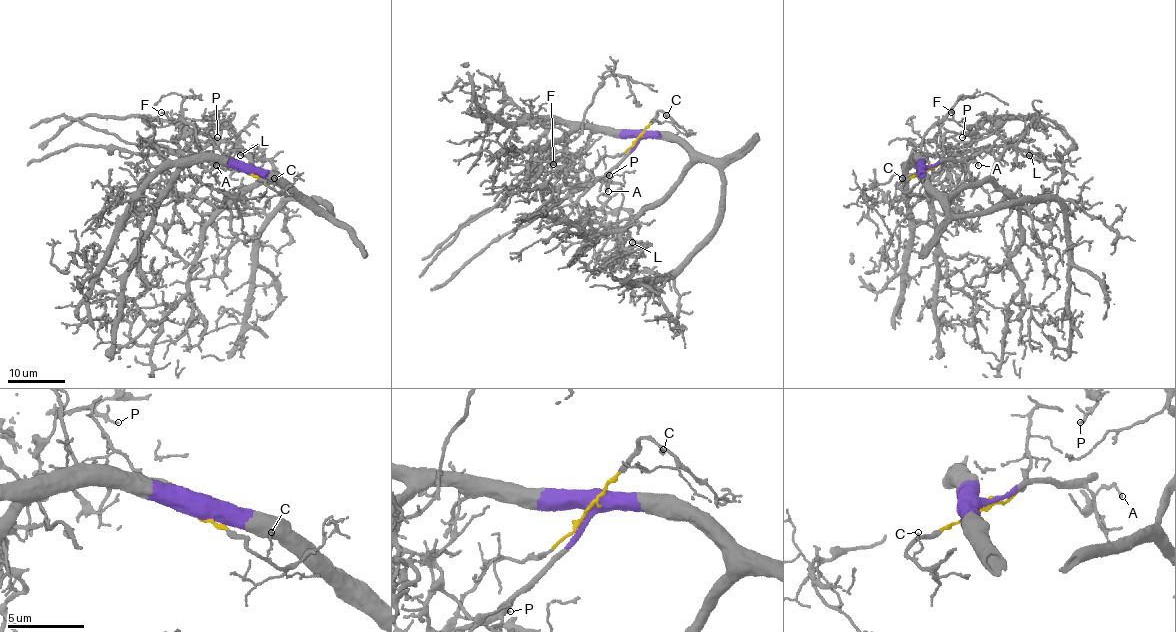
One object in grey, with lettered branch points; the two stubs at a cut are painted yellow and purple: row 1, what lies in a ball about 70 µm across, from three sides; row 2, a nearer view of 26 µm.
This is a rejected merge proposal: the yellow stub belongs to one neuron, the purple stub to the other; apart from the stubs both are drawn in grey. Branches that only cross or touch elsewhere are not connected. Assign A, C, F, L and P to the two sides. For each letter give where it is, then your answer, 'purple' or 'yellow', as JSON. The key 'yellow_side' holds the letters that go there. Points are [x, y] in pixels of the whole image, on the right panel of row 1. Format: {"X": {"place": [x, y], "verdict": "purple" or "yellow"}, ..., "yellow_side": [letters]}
{"A": {"place": [978, 165], "verdict": "purple"}, "C": {"place": [902, 178], "verdict": "yellow"}, "F": {"place": [951, 112], "verdict": "purple"}, "L": {"place": [1029, 155], "verdict": "purple"}, "P": {"place": [962, 137], "verdict": "yellow"}, "yellow_side": ["C", "P"]}

